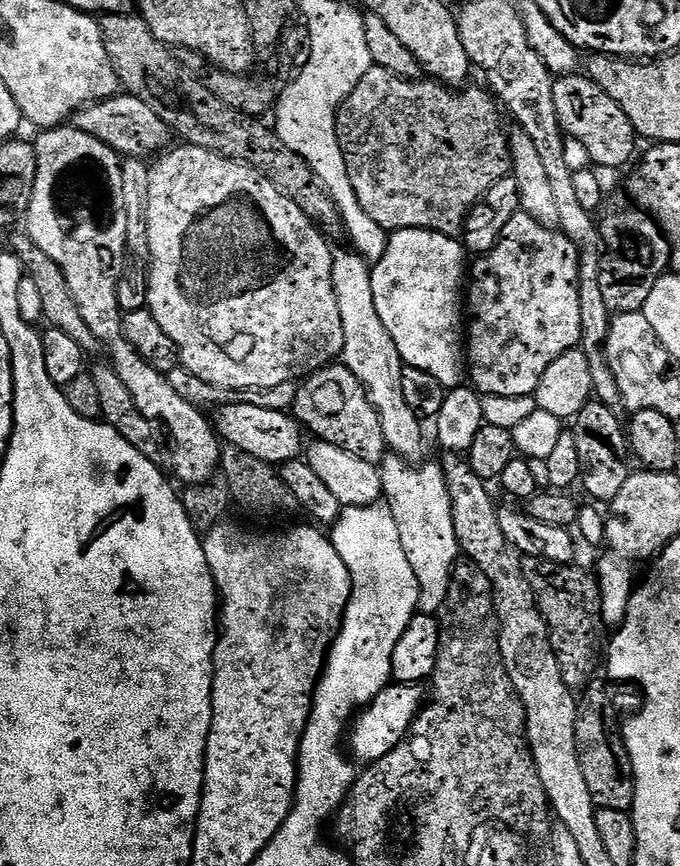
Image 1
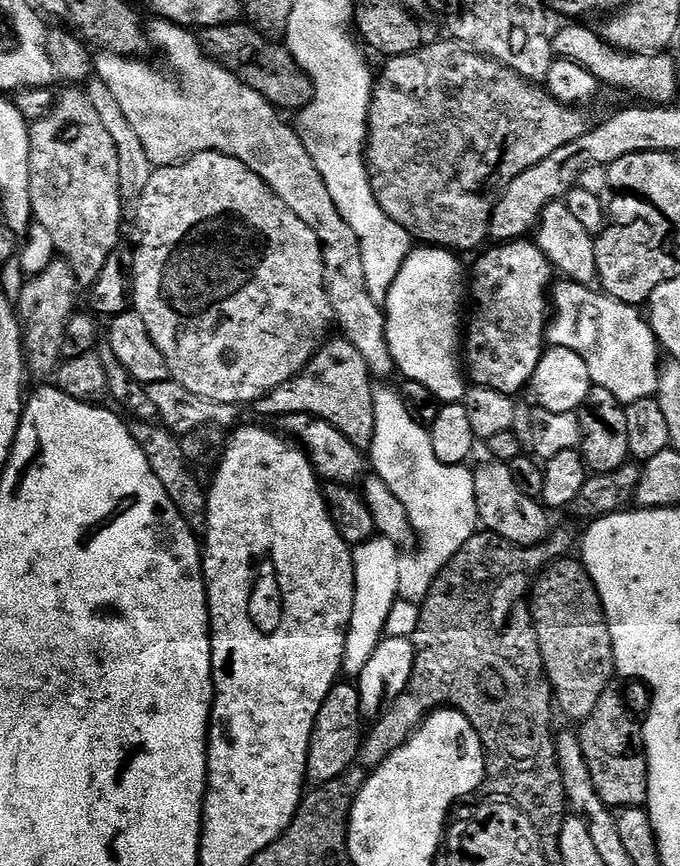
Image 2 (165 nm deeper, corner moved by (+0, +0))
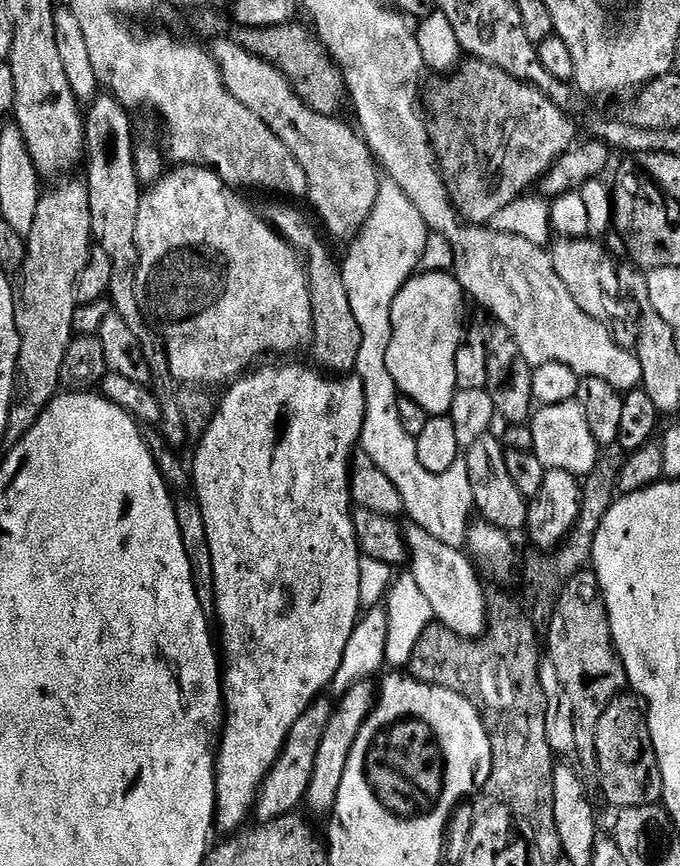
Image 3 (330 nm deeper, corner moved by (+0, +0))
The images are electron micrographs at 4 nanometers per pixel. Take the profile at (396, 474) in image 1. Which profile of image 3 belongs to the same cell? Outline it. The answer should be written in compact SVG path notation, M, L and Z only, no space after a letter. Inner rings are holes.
M381 179L378 196L370 218L366 218L359 236L348 257L342 260L342 271L346 282L346 294L350 297L350 306L362 330L361 345L358 346L358 362L355 375L359 376L366 398L366 418L362 426L359 447L398 486L398 494L404 503L407 519L422 526L426 534L434 534L438 542L458 549L465 547L470 521L474 516L474 491L470 488L467 462L464 458L457 460L455 469L446 474L430 474L422 470L418 462L416 438L402 430L398 422L396 402L398 393L394 378L386 366L386 350L390 350L392 337L392 307L398 290L412 276L417 275L419 260L426 249L429 235L426 222L418 208L406 198L406 194L393 180Z

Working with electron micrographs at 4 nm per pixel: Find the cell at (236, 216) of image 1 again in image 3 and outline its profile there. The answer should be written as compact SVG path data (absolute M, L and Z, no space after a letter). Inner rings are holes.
M176 166L167 174L160 177L141 195L138 210L138 246L140 247L140 261L136 271L136 293L138 306L142 310L145 320L152 326L153 332L160 337L168 355L168 370L171 379L181 380L184 386L210 386L221 384L227 386L233 380L239 380L257 363L259 356L267 352L277 352L277 357L284 358L287 352L296 352L300 347L311 345L314 330L314 314L310 306L310 286L306 265L299 252L290 247L275 230L271 223L264 220L246 204L239 191L233 190L216 172L203 166Z

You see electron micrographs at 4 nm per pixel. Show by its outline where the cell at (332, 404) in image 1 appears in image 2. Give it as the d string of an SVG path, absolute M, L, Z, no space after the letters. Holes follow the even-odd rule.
M328 338L299 376L290 378L282 386L265 394L261 400L256 401L254 411L260 416L277 418L291 416L293 412L317 416L330 422L330 426L342 430L342 434L346 434L346 438L350 438L356 448L368 450L374 438L373 380L366 360L349 340Z

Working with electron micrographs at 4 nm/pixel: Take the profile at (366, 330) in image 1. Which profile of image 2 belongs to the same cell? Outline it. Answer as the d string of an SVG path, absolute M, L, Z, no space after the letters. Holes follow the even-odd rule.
M153 19L151 23L152 25L148 24L146 28L149 41L164 51L173 77L143 64L145 61L140 58L115 56L114 53L101 51L94 60L95 75L102 82L106 82L110 94L114 94L118 106L122 106L122 114L126 114L126 122L134 126L134 134L138 134L138 142L142 142L146 158L150 158L153 166L161 168L179 164L199 152L221 152L230 158L238 158L238 162L247 166L274 195L282 198L287 208L294 210L294 214L298 214L298 218L306 222L306 226L320 243L324 263L324 285L328 288L330 302L333 304L335 323L338 328L340 324L341 330L344 331L341 332L343 339L349 340L358 350L358 354L362 354L373 377L393 375L396 372L396 363L392 361L388 340L384 337L384 314L366 290L366 273L362 270L362 252L358 246L358 238L354 238L354 230L350 230L342 214L338 214L338 206L334 206L334 198L330 198L326 182L322 182L306 146L300 141L299 131L293 125L291 128L280 117L283 115L273 108L266 98L262 98L262 94L250 90L250 86L230 74L230 70L226 70L215 60L208 59L200 48L195 31L180 28L169 20Z

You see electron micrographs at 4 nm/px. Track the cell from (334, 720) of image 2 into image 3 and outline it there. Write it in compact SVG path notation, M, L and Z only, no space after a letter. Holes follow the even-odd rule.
M317 698L309 706L306 714L294 722L290 734L286 738L284 748L276 759L276 765L268 771L268 777L264 779L264 787L260 790L254 809L254 816L260 824L268 824L279 816L286 816L297 811L296 808L305 803L310 778L314 772L314 758L318 754L318 742L322 742L322 734L332 717L333 701Z

